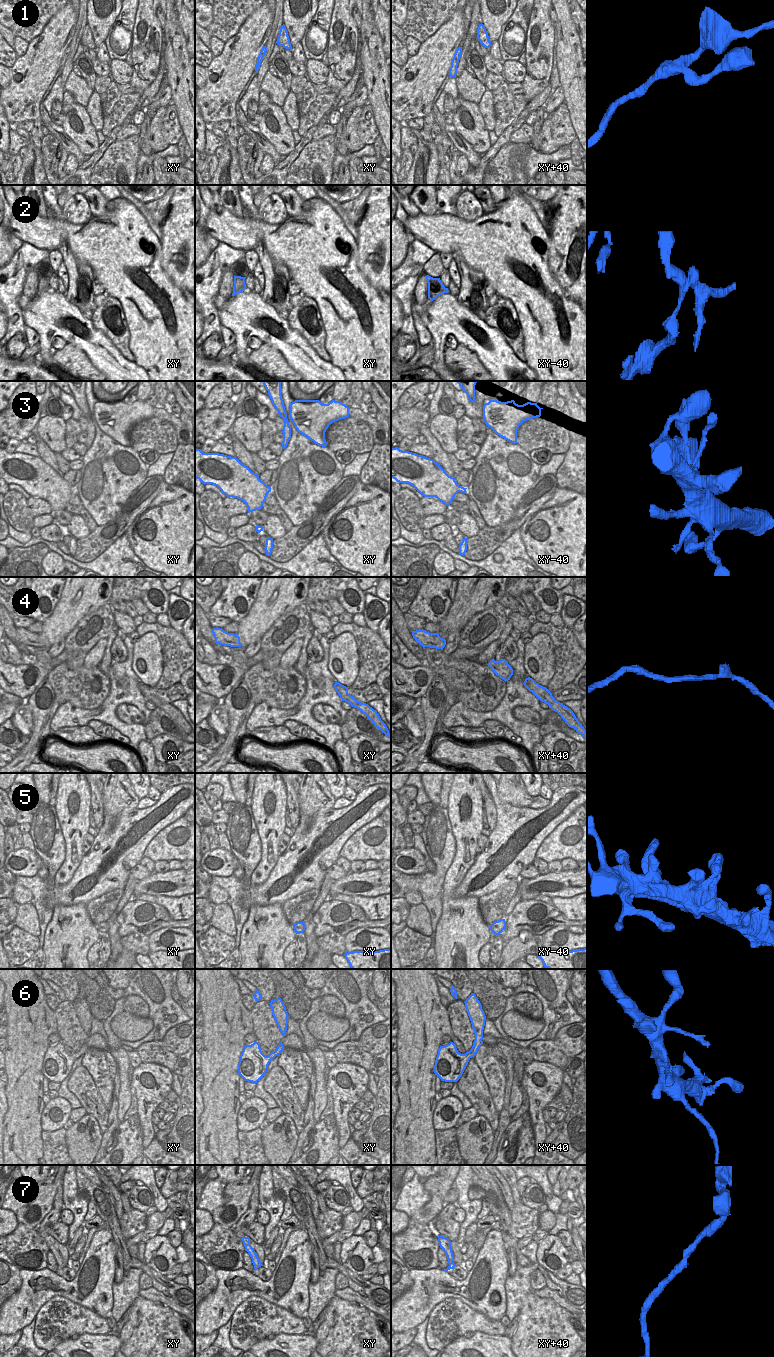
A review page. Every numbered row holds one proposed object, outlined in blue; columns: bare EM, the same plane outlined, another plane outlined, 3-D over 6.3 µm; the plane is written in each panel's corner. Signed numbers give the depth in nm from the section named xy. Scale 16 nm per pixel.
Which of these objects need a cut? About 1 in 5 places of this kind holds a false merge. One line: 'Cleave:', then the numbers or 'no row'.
Cleave: 2, 5

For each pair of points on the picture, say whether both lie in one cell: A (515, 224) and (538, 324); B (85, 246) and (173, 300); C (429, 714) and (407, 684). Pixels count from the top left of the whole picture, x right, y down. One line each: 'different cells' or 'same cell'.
A: same cell
B: same cell
C: different cells

